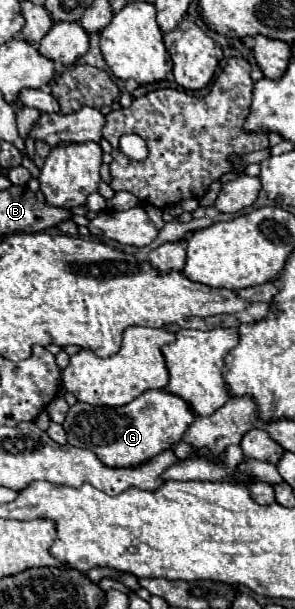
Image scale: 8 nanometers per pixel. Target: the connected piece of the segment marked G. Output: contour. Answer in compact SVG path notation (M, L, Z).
M147 390L119 408L77 402L69 408L63 428L71 446L93 450L105 466L127 468L141 464L179 442L183 432L191 426L191 420L195 420L195 416L187 412L187 404L183 404L183 400L175 400L175 396L167 396L163 390Z

